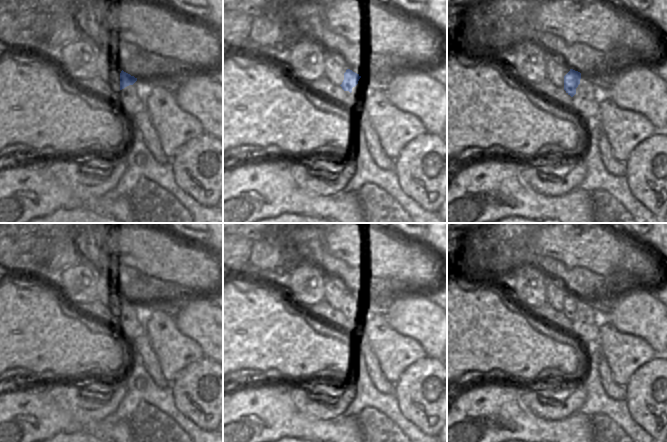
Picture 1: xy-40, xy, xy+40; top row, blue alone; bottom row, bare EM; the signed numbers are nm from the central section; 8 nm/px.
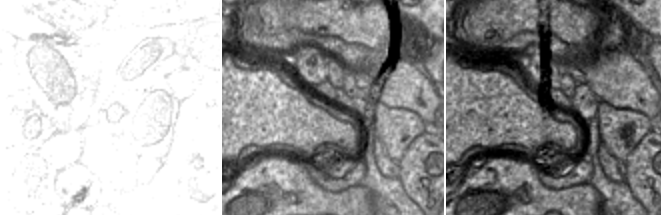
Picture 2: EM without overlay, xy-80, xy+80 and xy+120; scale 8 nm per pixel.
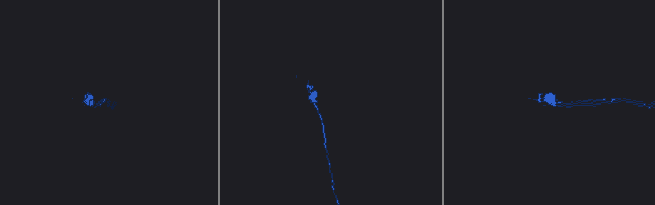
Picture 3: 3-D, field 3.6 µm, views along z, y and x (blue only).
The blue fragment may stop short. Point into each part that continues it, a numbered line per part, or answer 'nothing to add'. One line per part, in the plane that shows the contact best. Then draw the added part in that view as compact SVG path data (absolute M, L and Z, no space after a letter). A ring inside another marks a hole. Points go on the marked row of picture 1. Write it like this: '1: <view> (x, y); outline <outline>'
1: xy-40 (115, 87); outline M110 78L108 79L108 82L107 82L110 86L110 88L115 92L117 93L118 95L120 94L120 83L115 83L114 81L112 81Z

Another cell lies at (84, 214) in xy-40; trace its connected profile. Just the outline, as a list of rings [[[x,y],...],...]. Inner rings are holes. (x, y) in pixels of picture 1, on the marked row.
[[[89,207],[57,209],[45,217],[37,217],[27,223],[121,223],[107,215],[99,215]]]

